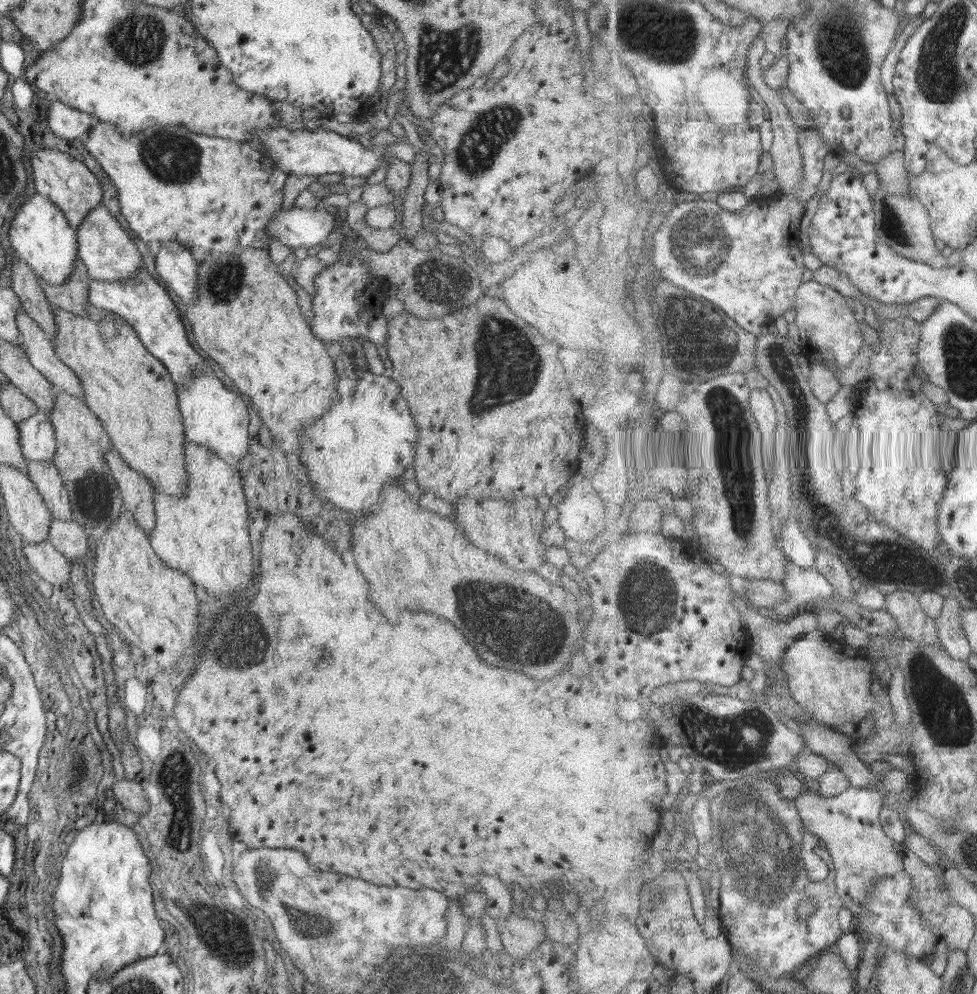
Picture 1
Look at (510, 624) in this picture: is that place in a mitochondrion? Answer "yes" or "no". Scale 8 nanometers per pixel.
yes

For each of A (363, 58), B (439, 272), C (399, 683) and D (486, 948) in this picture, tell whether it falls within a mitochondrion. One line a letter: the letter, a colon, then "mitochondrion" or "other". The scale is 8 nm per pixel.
A: other
B: mitochondrion
C: other
D: other

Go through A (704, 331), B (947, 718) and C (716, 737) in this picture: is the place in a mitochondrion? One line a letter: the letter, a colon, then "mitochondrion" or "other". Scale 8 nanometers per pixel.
A: mitochondrion
B: mitochondrion
C: mitochondrion

